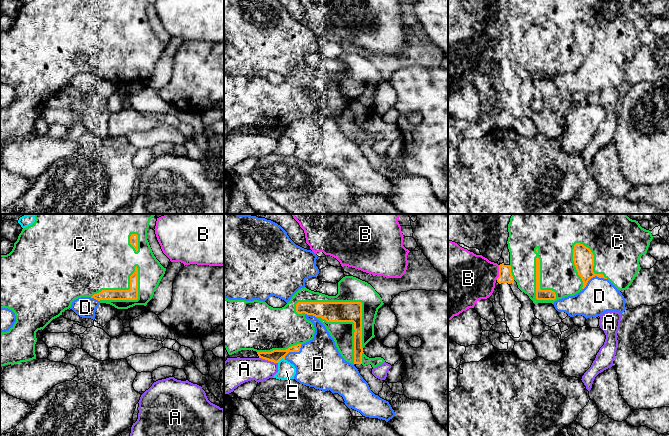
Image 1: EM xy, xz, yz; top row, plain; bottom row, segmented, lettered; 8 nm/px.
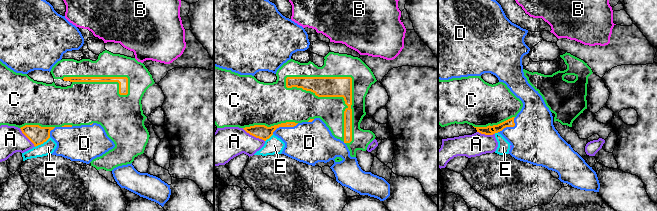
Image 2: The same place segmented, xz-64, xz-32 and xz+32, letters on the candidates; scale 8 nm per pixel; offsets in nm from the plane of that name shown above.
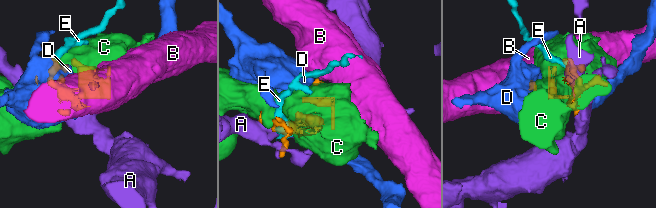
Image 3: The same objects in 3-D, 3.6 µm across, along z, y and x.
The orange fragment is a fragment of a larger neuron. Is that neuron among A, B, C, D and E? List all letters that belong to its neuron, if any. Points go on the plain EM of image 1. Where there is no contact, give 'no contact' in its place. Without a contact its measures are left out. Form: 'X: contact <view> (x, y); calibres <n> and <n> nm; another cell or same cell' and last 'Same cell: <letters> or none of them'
A: contact xz (268, 136); calibres 100 and 200 nm; another cell
B: contact yz (499, 48); calibres 110 and 380 nm; another cell
C: contact xy (121, 66); calibres 100 and 440 nm; same cell
D: contact yz (593, 52); calibres 170 and 280 nm; another cell
E: contact xz (280, 135); calibres 100 and 140 nm; another cell
Same cell: C

